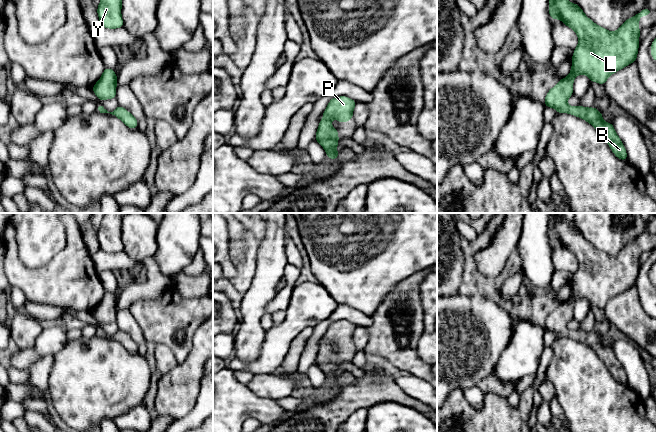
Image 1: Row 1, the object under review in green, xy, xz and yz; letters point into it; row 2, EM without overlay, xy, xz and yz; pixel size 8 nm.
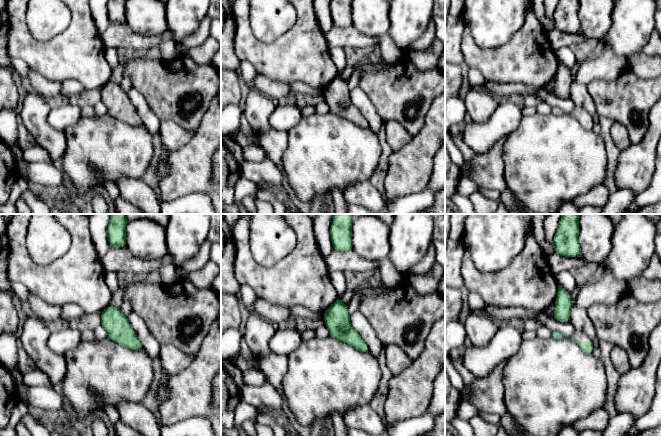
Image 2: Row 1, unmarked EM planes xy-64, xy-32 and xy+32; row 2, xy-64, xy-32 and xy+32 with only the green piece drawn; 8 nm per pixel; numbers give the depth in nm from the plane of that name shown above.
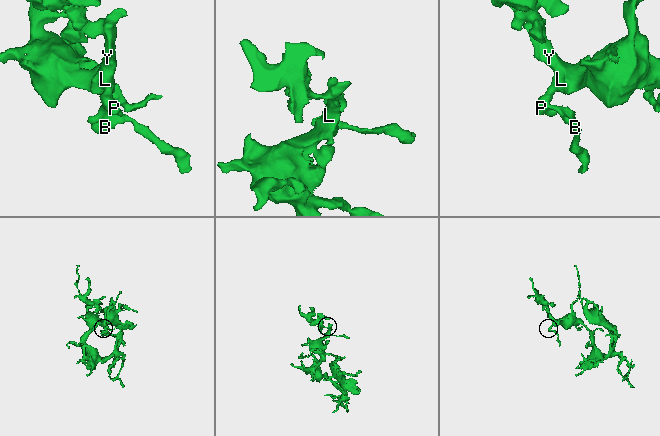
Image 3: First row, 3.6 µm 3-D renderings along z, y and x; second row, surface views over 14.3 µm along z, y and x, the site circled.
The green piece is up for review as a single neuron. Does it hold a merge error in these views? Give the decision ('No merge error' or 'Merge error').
No merge error

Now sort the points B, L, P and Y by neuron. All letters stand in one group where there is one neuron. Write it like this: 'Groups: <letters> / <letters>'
Groups: B L P Y

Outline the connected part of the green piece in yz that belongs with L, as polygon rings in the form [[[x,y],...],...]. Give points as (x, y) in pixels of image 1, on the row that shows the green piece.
[[[549,0],[548,10],[553,20],[562,20],[576,32],[579,43],[572,56],[571,72],[548,91],[545,106],[555,108],[557,114],[569,113],[593,125],[615,156],[626,161],[627,152],[613,124],[604,122],[602,113],[595,107],[569,107],[567,100],[573,95],[573,81],[577,75],[585,74],[590,81],[604,85],[610,75],[636,62],[640,44],[639,18],[650,15],[651,10],[646,7],[625,20],[616,32],[596,25],[578,4],[569,0]]]

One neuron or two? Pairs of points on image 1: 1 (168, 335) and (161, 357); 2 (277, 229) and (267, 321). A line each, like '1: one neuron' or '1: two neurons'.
1: two neurons
2: two neurons

